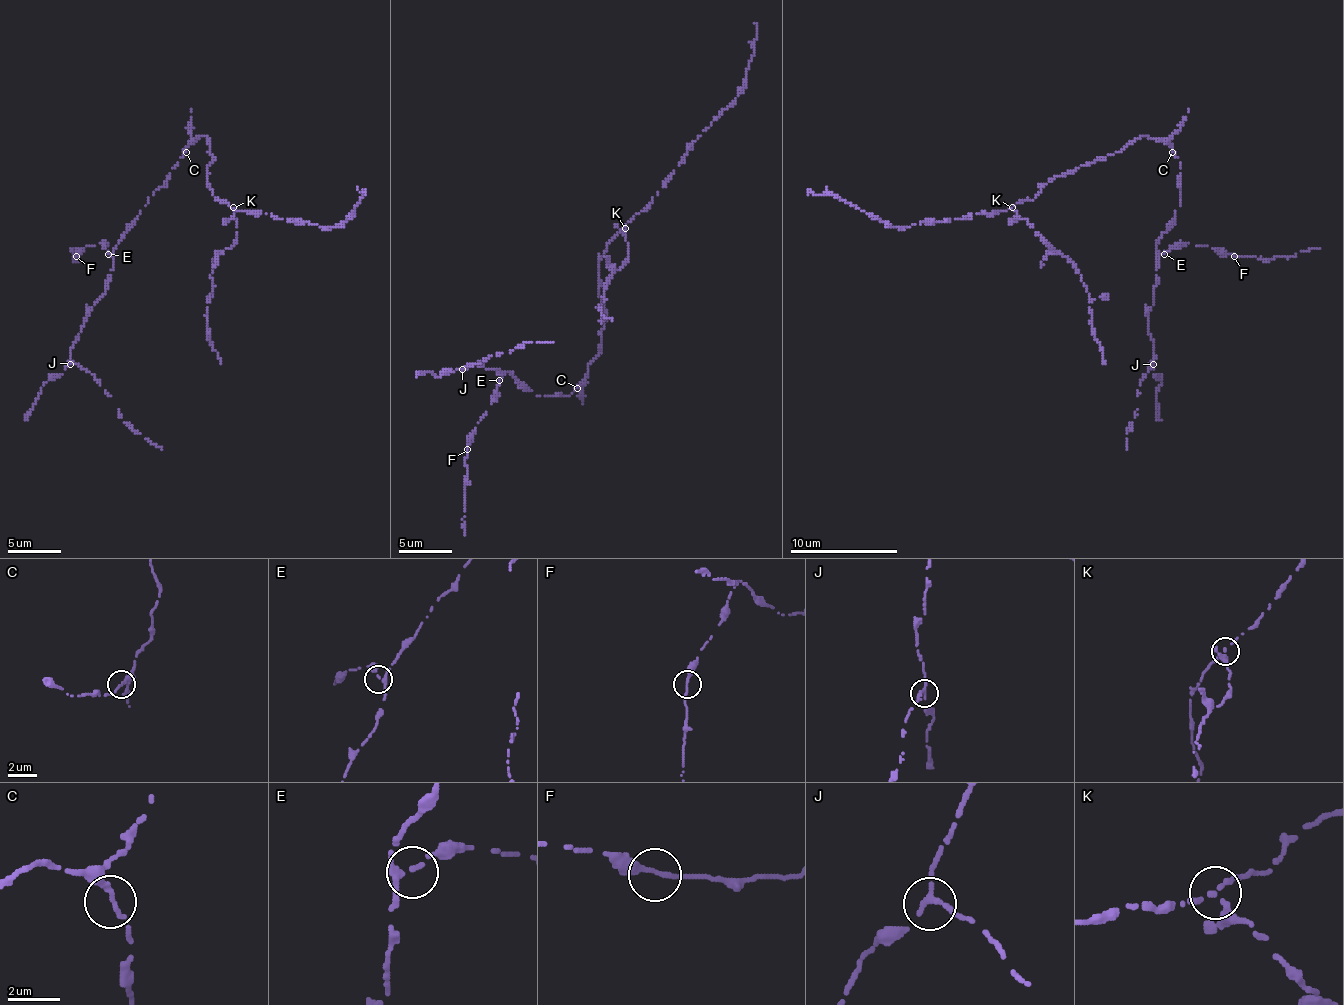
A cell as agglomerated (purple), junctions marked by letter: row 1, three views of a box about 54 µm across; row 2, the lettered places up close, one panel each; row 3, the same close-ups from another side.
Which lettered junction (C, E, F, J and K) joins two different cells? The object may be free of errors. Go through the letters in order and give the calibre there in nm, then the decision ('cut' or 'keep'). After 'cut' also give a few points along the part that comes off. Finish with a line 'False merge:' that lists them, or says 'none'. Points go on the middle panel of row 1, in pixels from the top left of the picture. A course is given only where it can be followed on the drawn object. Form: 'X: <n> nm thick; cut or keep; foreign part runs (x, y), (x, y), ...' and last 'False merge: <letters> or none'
C: 180 nm thick; keep
E: 160 nm thick; keep
F: 200 nm thick; keep
J: 180 nm thick; keep
K: 170 nm thick; cut; foreign part runs (625, 227), (628, 259), (607, 283), (601, 297), (604, 302), (599, 307), (612, 321)
False merge: K

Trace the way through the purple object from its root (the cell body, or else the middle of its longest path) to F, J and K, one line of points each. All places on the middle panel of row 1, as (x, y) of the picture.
F: (591, 361), (588, 377), (569, 396), (537, 396), (507, 372), (499, 380), (497, 396), (478, 423), (467, 449)
J: (591, 361), (588, 377), (569, 396), (537, 396), (513, 374), (486, 369), (481, 364), (462, 369)
K: (591, 361), (599, 353), (607, 321), (599, 297), (599, 262), (607, 243), (625, 227)

